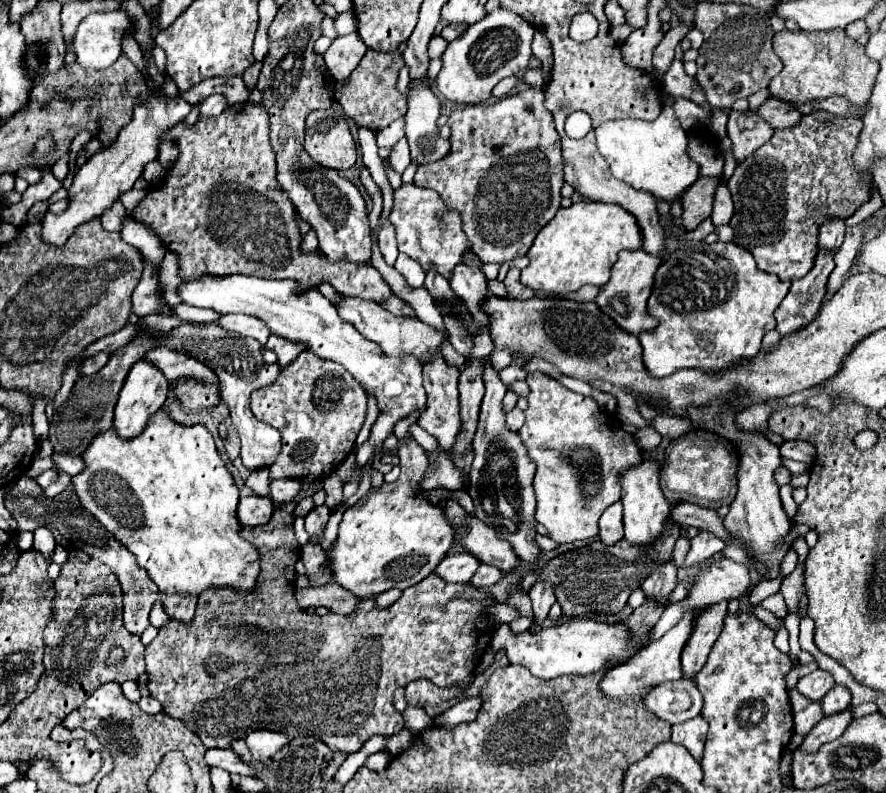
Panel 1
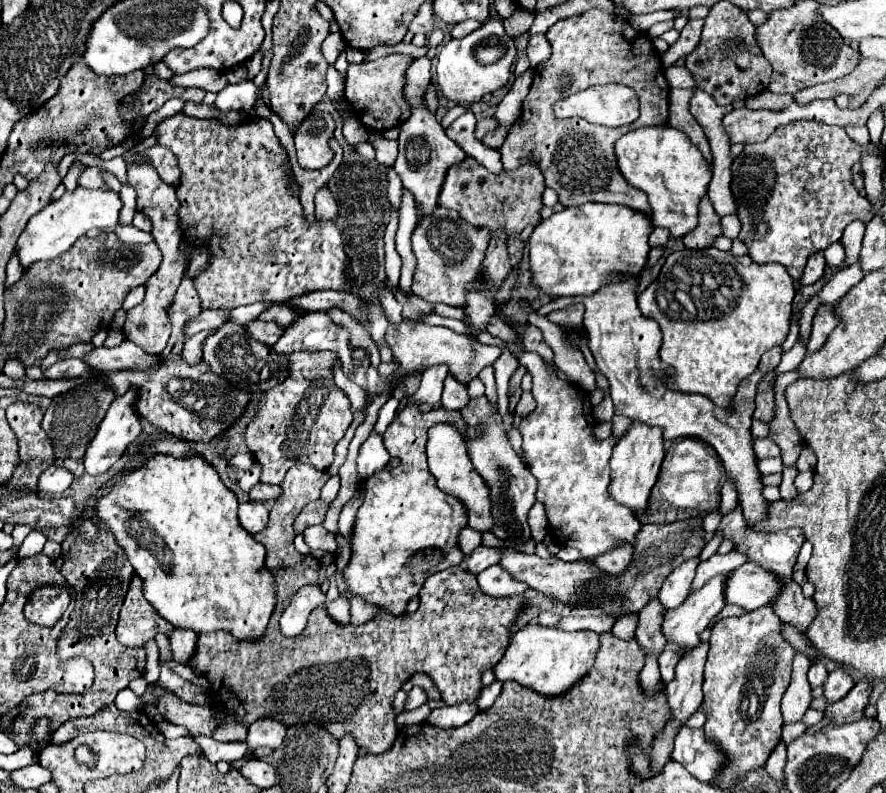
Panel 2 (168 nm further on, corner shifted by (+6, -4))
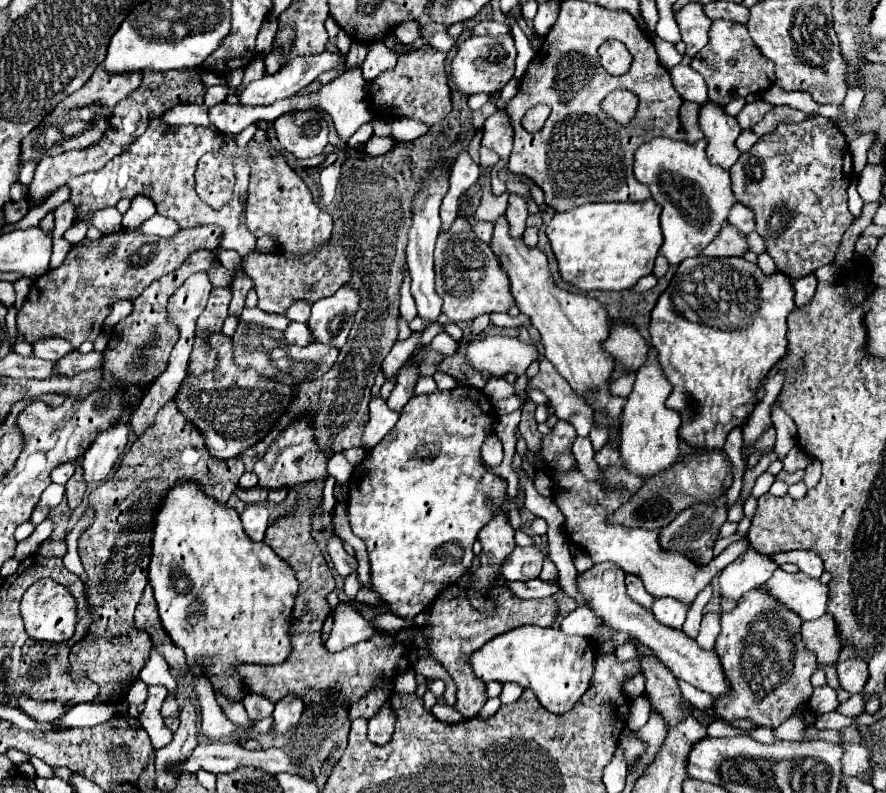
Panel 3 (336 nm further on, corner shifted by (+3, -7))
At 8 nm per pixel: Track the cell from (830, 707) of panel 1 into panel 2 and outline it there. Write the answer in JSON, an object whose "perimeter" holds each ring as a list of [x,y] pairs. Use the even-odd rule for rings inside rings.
{"perimeter":[[[837,669],[833,673],[829,673],[825,685],[823,685],[823,697],[829,701],[829,703],[835,703],[839,699],[843,699],[851,689],[853,689],[853,677],[843,671],[843,669]]]}

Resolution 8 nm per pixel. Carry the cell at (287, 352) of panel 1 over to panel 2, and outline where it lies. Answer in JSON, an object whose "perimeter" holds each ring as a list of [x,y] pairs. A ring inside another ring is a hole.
{"perimeter":[[[309,313],[305,321],[297,321],[285,329],[285,333],[277,339],[271,347],[279,355],[289,355],[293,351],[321,351],[331,349],[343,361],[345,377],[353,379],[353,363],[351,363],[351,349],[347,343],[347,333],[337,327],[325,313]]]}

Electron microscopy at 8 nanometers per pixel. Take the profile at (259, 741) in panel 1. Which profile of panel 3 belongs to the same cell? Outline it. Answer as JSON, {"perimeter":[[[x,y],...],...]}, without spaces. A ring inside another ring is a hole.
{"perimeter":[[[288,694],[284,696],[278,704],[276,704],[276,710],[274,710],[274,718],[276,718],[276,724],[274,724],[274,732],[276,734],[284,734],[288,732],[302,716],[302,710],[304,710],[304,700],[296,694]]]}

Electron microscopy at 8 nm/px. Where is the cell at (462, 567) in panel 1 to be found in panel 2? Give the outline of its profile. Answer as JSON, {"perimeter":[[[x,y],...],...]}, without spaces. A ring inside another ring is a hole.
{"perimeter":[[[479,545],[471,555],[465,557],[465,567],[473,575],[479,575],[483,569],[487,569],[495,563],[497,563],[497,553],[493,553],[491,547],[483,547],[483,545]]]}

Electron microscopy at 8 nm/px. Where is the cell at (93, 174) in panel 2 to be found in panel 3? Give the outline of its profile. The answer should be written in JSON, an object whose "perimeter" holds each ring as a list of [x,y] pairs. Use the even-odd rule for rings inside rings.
{"perimeter":[[[154,118],[145,133],[136,142],[132,142],[128,150],[112,158],[104,168],[82,176],[74,176],[64,184],[70,190],[70,202],[76,206],[76,220],[88,220],[90,212],[116,206],[120,198],[134,198],[142,194],[154,202],[158,214],[174,218],[180,224],[180,228],[192,228],[196,224],[216,224],[224,228],[220,246],[236,250],[240,256],[250,254],[252,250],[256,250],[256,238],[252,236],[252,232],[246,230],[246,226],[240,226],[240,194],[248,190],[250,178],[250,166],[246,158],[238,156],[234,160],[236,194],[230,198],[228,204],[224,204],[224,208],[210,208],[194,192],[194,170],[198,160],[208,152],[218,152],[222,146],[224,134],[210,126],[168,126],[160,118]]]}

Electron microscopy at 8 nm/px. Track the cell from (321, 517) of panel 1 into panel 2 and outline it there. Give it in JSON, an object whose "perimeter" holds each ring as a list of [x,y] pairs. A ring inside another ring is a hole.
{"perimeter":[[[311,525],[303,531],[303,537],[305,537],[305,543],[309,545],[311,553],[335,553],[337,549],[337,543],[335,543],[335,537],[333,533],[329,533],[323,525]]]}

